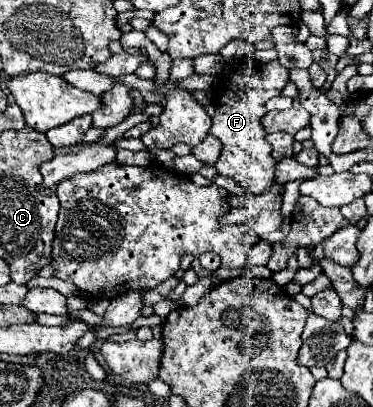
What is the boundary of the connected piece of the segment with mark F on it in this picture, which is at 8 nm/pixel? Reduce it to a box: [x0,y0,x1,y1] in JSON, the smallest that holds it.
[210,61,290,195]

